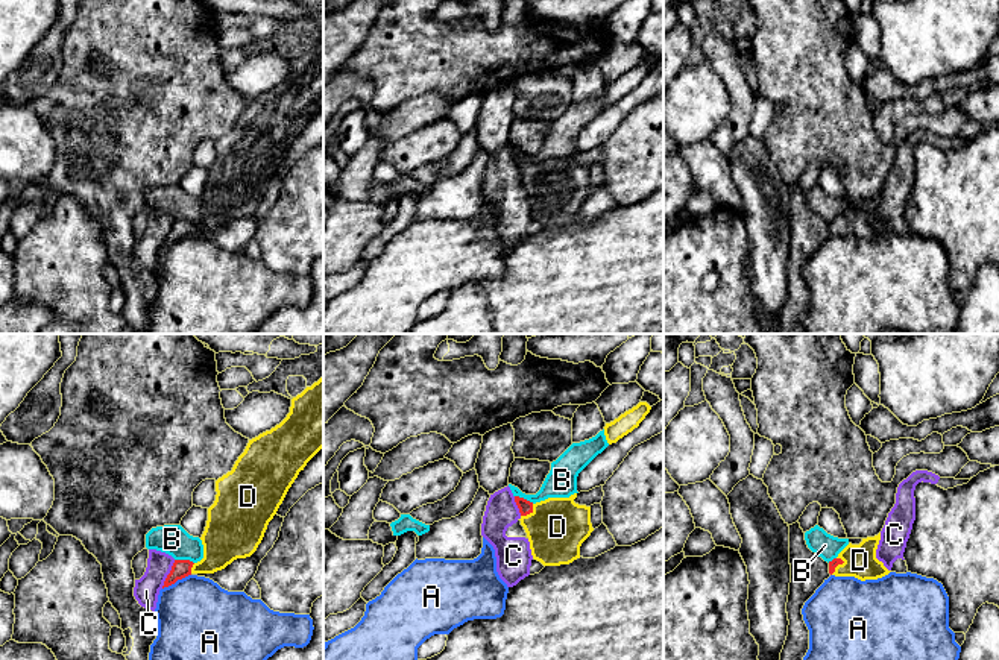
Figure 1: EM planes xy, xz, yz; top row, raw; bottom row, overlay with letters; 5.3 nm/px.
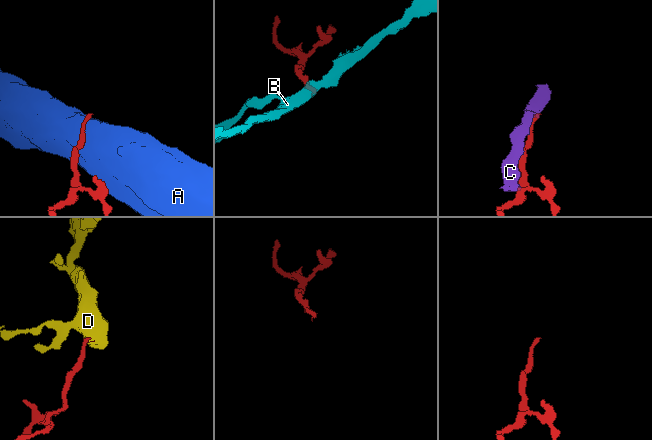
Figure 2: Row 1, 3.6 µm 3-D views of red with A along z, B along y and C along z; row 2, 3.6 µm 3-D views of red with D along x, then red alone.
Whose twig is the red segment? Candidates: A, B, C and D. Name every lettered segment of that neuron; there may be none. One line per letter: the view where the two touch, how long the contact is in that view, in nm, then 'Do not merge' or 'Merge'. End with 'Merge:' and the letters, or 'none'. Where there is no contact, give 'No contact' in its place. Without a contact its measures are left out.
A: Touches red in xy. Shared border 170 nm. Do not merge
B: Touches red in xy. Shared border 110 nm. Do not merge
C: Touches red in xy. Shared border 170 nm. Do not merge
D: Touches red in xz. Shared border 100 nm. Merge
Merge: D

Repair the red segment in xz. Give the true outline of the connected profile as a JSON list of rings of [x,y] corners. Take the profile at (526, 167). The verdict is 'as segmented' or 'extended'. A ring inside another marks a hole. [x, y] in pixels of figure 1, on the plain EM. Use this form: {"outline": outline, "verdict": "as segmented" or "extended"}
{"outline": [[[577,153],[533,164],[515,156],[531,215],[544,226],[569,225],[580,218],[580,206],[594,191],[591,167],[575,164],[575,158]]], "verdict": "extended"}

